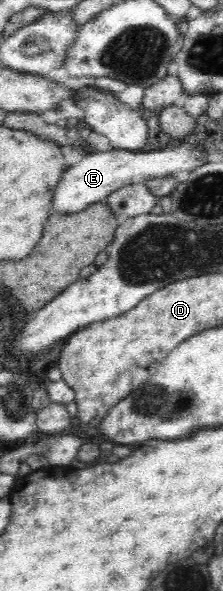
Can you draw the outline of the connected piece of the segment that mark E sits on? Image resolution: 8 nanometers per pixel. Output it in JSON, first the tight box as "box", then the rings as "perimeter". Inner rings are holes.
{"box":[51,144,206,215],"perimeter":[[[179,144],[148,152],[128,152],[123,149],[94,151],[85,155],[78,163],[68,167],[61,176],[52,196],[51,210],[60,215],[74,215],[90,204],[105,201],[106,196],[124,185],[144,183],[150,179],[172,176],[175,172],[192,172],[200,168],[206,159],[206,148],[202,144]]]}

